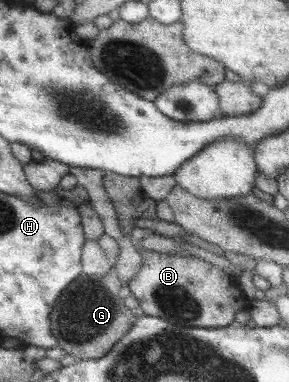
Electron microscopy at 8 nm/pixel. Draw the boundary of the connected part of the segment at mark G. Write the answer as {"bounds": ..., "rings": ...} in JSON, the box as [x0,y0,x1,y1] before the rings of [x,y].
{"bounds":[52,268,137,360],"rings":[[[114,268],[107,274],[87,275],[83,272],[57,301],[53,313],[52,331],[60,339],[60,346],[80,360],[99,360],[127,336],[136,325],[137,315],[125,308],[124,281]]]}

